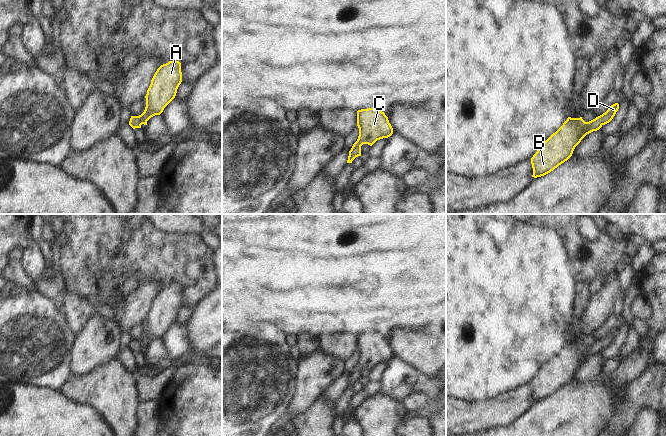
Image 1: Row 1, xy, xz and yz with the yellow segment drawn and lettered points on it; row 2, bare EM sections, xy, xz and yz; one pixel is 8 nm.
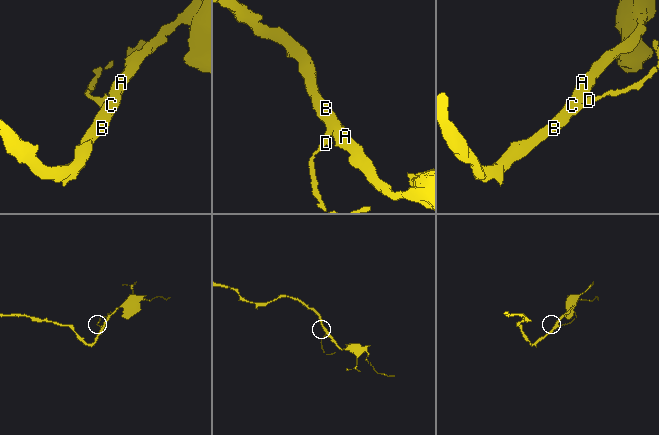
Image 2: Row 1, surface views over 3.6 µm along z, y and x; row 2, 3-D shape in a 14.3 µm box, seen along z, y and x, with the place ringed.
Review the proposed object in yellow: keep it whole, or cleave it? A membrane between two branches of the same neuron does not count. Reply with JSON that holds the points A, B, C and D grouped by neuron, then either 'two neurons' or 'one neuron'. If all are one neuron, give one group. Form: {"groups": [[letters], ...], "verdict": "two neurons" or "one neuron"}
{"groups": [["A", "B", "C", "D"]], "verdict": "one neuron"}

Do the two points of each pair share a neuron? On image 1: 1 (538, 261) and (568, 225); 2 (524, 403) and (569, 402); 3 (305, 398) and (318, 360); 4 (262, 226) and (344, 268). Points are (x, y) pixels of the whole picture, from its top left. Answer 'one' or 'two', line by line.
1: two
2: two
3: one
4: one

